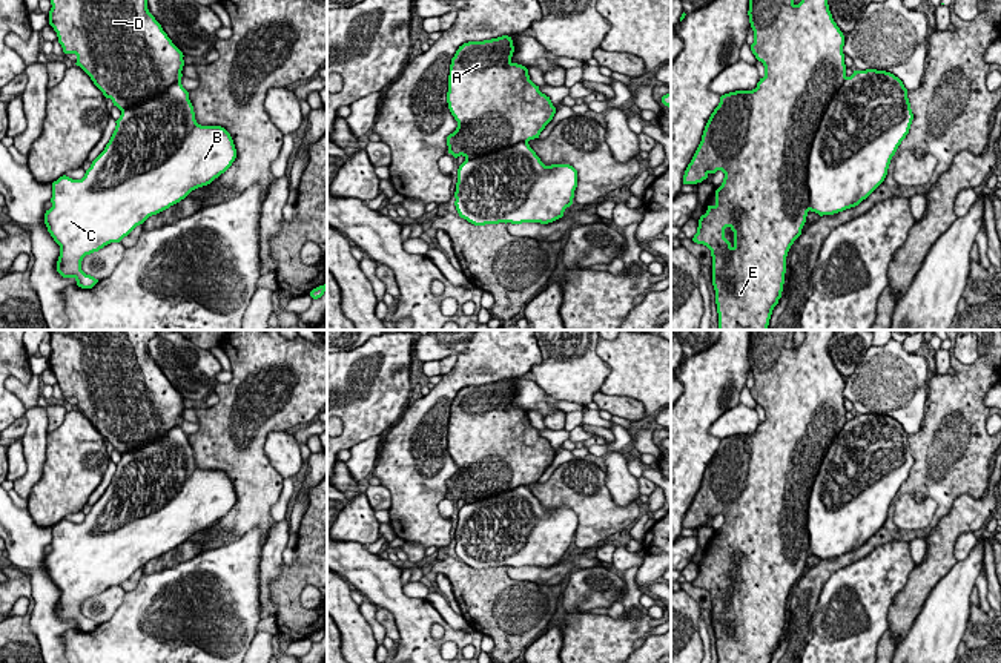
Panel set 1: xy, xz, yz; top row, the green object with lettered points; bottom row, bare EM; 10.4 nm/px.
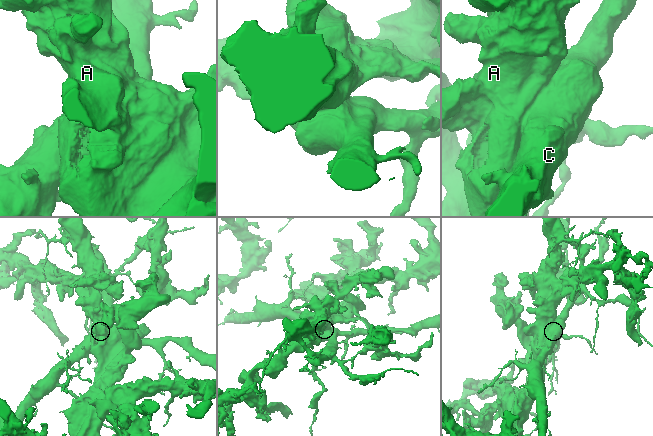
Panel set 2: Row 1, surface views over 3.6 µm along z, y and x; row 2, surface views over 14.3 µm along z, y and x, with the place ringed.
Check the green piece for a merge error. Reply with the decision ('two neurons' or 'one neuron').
two neurons

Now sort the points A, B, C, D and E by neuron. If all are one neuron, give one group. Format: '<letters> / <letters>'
A D E / B C

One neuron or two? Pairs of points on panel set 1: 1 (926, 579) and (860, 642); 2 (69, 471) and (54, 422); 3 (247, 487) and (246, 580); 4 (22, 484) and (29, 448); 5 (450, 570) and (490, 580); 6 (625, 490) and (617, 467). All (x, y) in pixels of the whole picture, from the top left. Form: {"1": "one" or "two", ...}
{"1": "two", "2": "two", "3": "two", "4": "one", "5": "one", "6": "one"}

